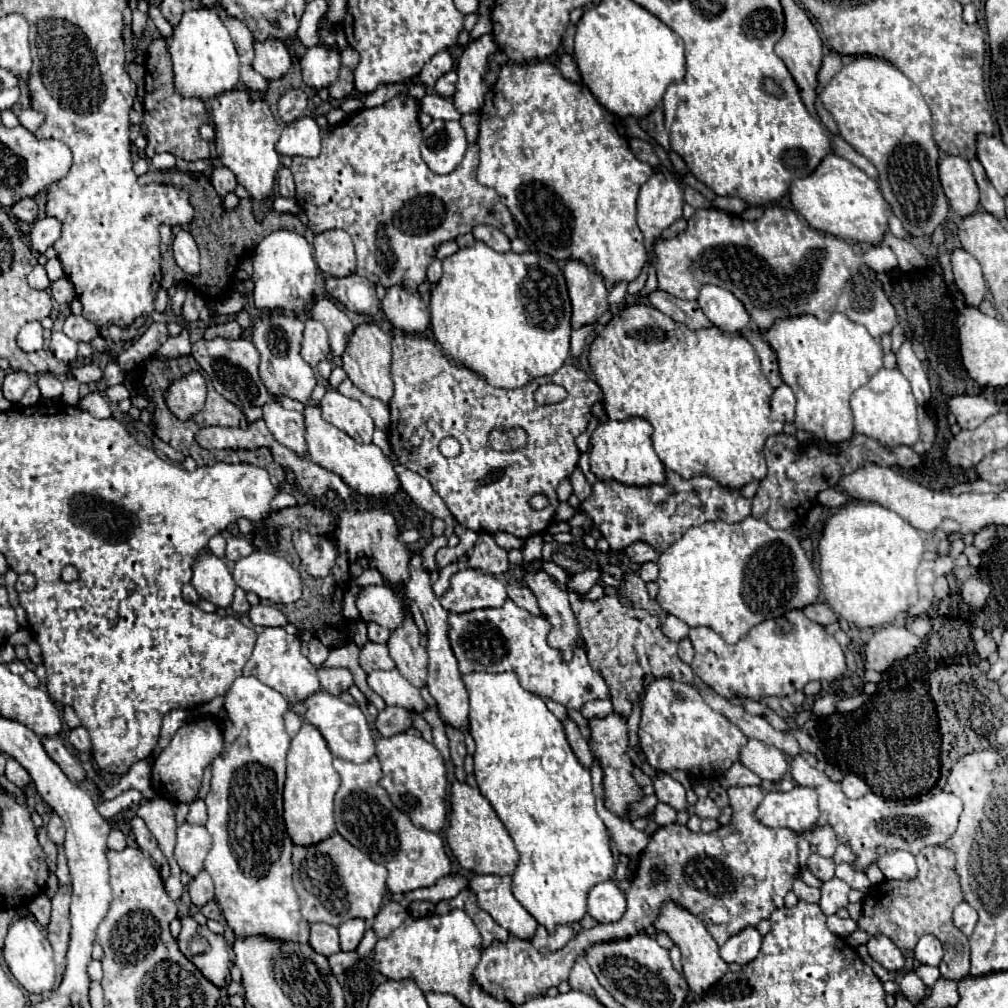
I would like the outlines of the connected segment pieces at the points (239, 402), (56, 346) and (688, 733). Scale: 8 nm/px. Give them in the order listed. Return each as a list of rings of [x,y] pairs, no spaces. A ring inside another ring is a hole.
[[[211,338],[211,340],[197,340],[193,344],[193,352],[191,356],[201,364],[201,368],[209,374],[213,388],[227,398],[229,402],[233,402],[237,408],[251,408],[251,406],[263,406],[269,400],[269,390],[265,388],[265,384],[261,382],[257,368],[259,368],[259,352],[255,348],[255,344],[245,338]]]
[[[53,332],[51,334],[51,344],[49,344],[51,352],[63,360],[63,362],[71,362],[77,356],[77,342],[71,340],[67,334],[63,332]]]
[[[653,678],[641,698],[641,710],[639,748],[647,764],[659,772],[683,770],[699,780],[721,776],[739,760],[741,746],[749,740],[727,716],[709,708],[693,684]]]

